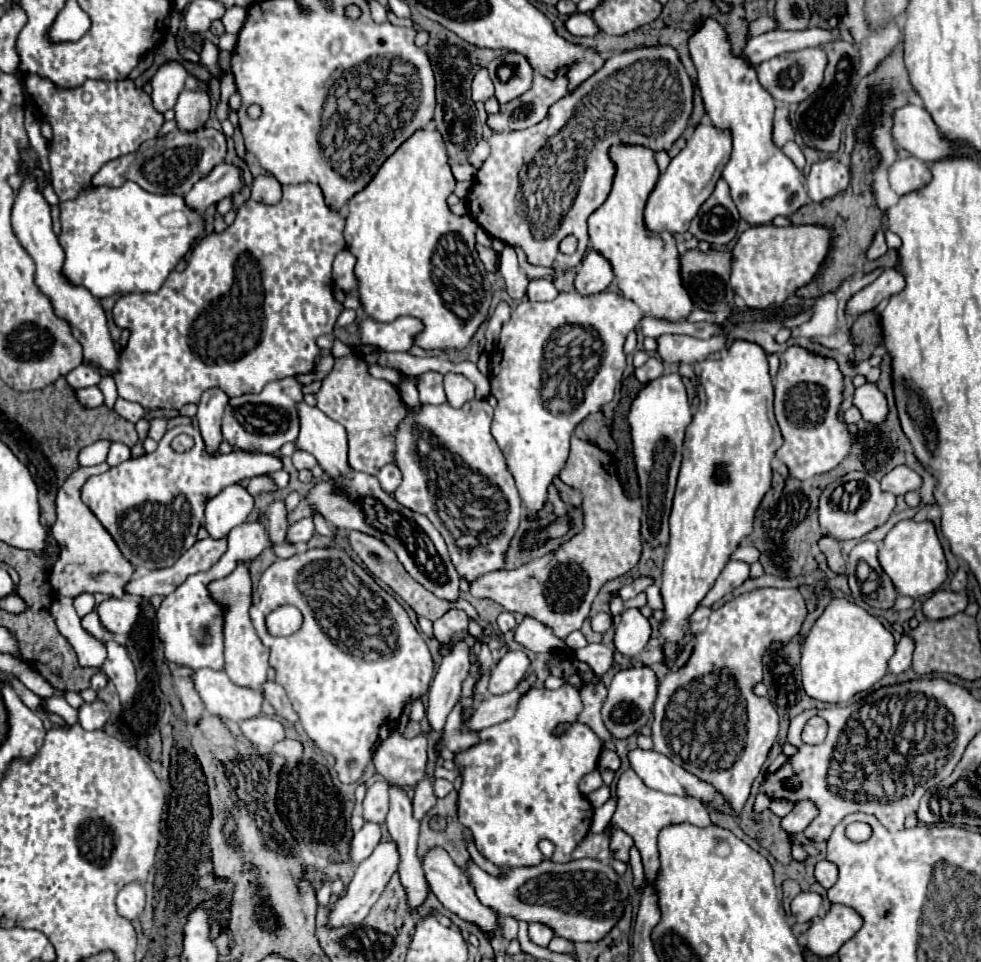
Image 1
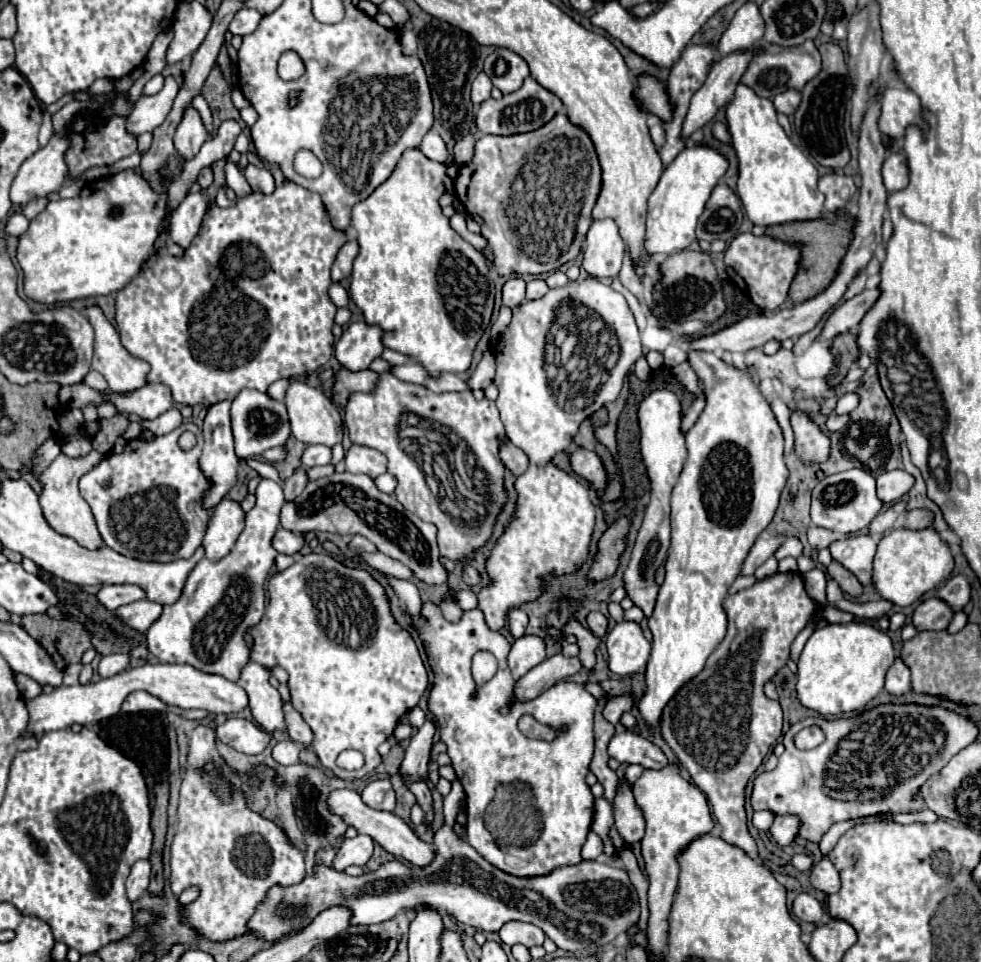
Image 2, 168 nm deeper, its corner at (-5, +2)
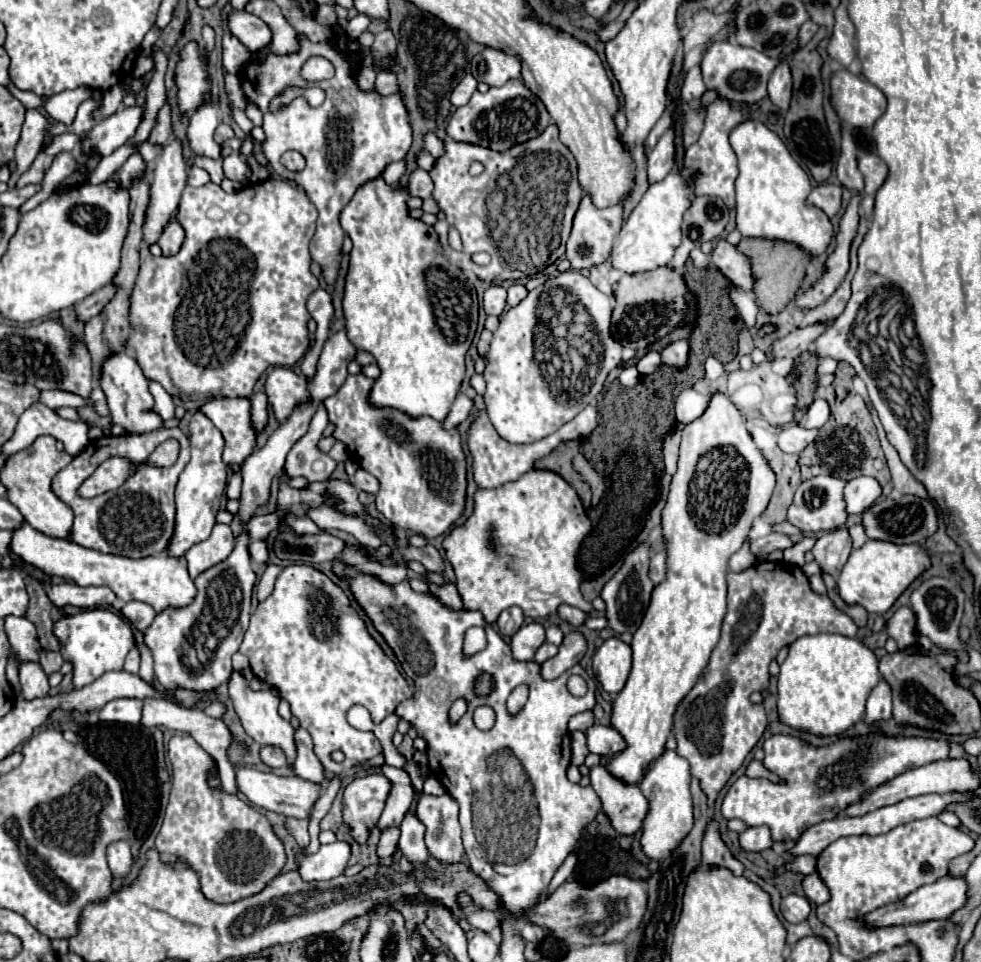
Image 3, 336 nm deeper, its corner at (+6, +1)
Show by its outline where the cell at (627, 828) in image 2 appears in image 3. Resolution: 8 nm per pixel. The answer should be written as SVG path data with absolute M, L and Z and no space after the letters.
M602 764L590 768L590 784L600 796L602 810L610 818L616 832L626 836L636 834L650 810L642 790L616 780Z

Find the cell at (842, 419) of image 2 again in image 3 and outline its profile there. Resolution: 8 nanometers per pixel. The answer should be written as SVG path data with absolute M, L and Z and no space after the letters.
M788 426L778 434L778 446L786 454L802 452L814 438L818 430L806 430L802 426Z

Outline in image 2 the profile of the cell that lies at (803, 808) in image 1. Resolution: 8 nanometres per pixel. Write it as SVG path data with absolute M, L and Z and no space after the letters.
M783 815L783 817L775 817L773 825L771 825L771 835L773 839L785 847L791 845L795 841L795 833L799 833L799 817L791 817L791 815Z

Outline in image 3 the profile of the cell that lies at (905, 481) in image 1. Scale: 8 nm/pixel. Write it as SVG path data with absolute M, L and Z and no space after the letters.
M860 476L850 480L844 488L844 502L848 514L862 514L880 498L880 494L882 486L870 476Z

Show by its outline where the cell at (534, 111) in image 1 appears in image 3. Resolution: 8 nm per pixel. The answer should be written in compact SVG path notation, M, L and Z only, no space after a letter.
M512 80L506 82L504 86L492 86L484 94L476 92L466 106L456 108L456 112L452 114L446 126L446 134L456 142L476 144L504 152L516 144L540 136L548 124L550 124L550 114L544 108L542 100L536 94L532 94L532 90L528 90L528 86L522 80Z

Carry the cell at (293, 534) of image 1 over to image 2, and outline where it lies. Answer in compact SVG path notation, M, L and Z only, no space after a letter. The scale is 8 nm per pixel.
M279 527L273 537L273 547L285 555L293 555L293 553L301 551L303 545L305 545L305 535L291 533L289 529L283 529L283 527Z

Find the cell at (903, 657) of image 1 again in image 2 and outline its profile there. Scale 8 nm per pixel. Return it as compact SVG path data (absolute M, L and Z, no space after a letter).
M897 657L893 661L893 665L889 667L889 671L887 671L885 691L893 693L893 695L903 695L909 689L909 683L911 683L911 671L903 663L903 659Z

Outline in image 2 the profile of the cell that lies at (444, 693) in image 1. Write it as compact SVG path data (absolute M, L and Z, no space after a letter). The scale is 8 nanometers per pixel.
M425 721L425 725L417 731L417 735L413 735L411 745L401 761L401 773L405 775L405 783L411 779L427 777L427 763L431 757L435 733L437 733L435 721Z

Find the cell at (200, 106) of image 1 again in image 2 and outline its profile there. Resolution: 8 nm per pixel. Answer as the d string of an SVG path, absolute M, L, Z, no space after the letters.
M187 107L183 111L181 123L175 133L175 149L183 159L191 159L197 155L201 145L207 141L209 133L205 129L205 123L195 107Z

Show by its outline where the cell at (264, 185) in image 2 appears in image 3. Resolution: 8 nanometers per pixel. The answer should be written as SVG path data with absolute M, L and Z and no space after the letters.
M232 152L224 158L224 174L230 180L242 180L244 176L248 176L248 166L236 152Z

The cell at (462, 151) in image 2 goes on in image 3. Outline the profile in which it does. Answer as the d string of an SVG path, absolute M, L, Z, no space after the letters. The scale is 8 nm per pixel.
M426 132L426 134L424 134L424 148L426 148L434 158L438 158L438 156L444 154L442 140L438 140L432 132Z

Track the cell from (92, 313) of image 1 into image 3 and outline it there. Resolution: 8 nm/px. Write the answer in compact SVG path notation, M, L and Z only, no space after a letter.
M126 352L114 354L102 364L100 388L104 390L104 394L108 398L108 408L110 408L112 422L120 424L126 432L144 434L144 432L164 428L164 420L152 410L154 398L148 392L148 380L144 378L144 372L140 370L138 362L134 358L130 358Z

